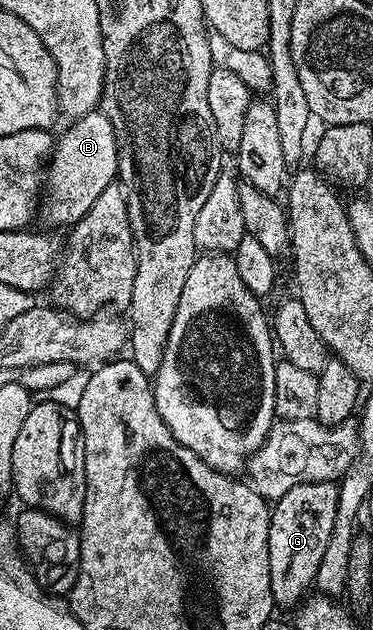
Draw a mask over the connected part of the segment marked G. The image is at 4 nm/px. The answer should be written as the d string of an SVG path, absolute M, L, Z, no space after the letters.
M336 482L300 483L287 489L287 493L283 493L283 497L272 504L269 513L268 568L271 572L271 593L278 608L291 609L300 604L316 582L319 564L323 561L324 550L331 541L331 531L335 526L337 489Z

